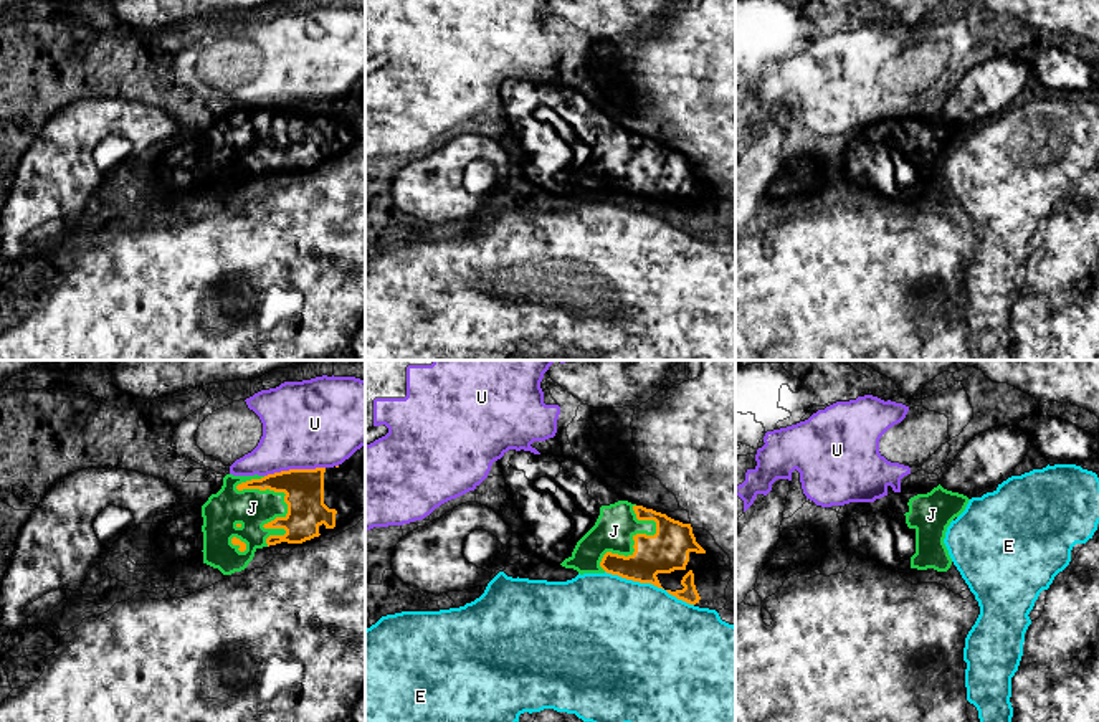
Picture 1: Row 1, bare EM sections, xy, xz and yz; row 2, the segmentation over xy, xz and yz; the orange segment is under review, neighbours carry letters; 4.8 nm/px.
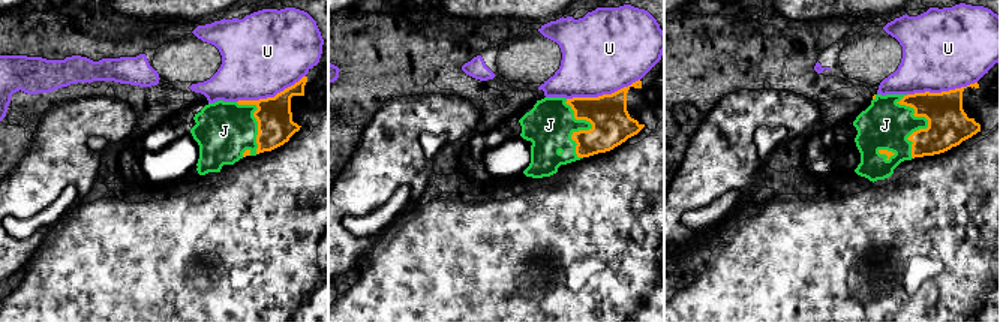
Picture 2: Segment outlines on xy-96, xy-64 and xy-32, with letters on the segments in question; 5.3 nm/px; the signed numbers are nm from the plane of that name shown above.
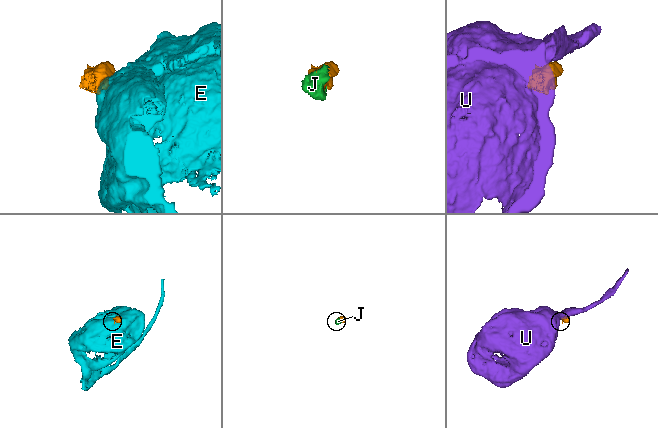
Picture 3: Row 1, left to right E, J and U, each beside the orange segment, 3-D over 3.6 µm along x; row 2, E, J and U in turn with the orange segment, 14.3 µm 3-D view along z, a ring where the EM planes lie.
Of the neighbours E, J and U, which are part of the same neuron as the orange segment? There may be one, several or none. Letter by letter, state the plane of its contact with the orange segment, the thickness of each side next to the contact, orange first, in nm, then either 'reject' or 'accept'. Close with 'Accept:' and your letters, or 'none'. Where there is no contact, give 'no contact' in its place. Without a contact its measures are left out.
E: contact in xz; calibres 200 and 480 nm; reject
J: contact in xy; calibres 190 and 190 nm; accept
U: contact in xy; calibres 190 and 440 nm; reject
Accept: J

